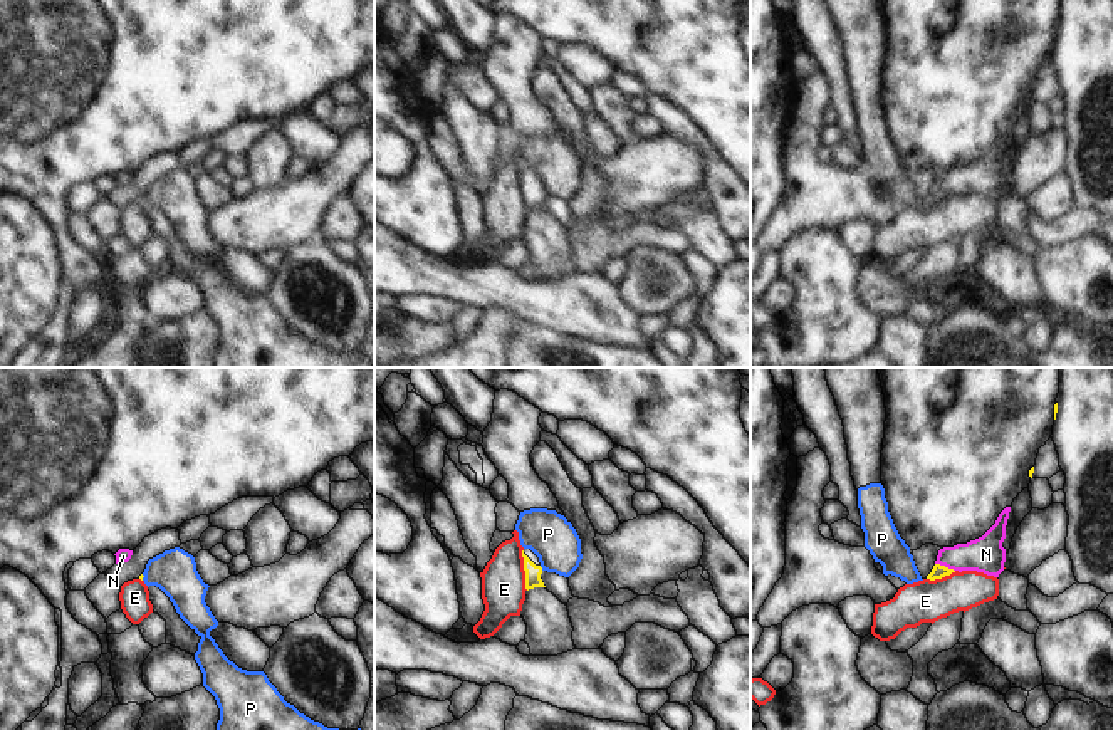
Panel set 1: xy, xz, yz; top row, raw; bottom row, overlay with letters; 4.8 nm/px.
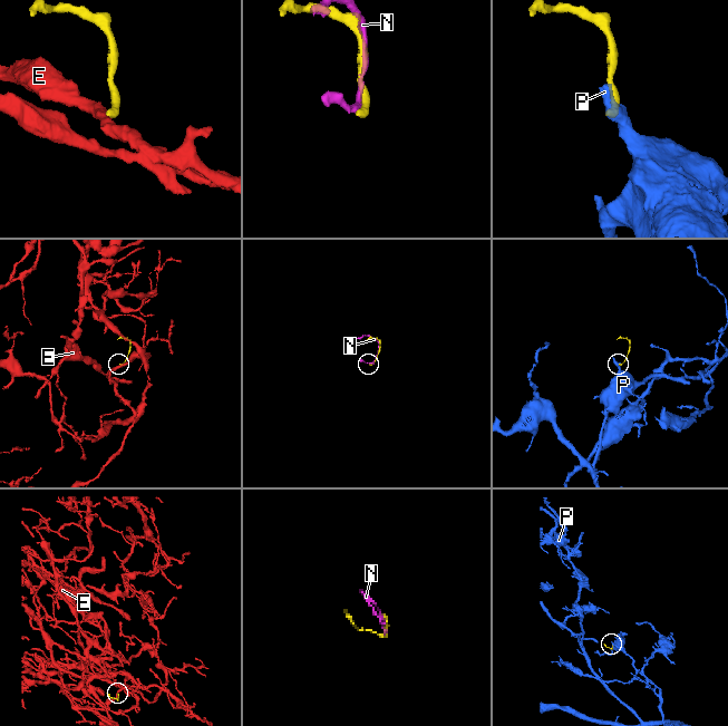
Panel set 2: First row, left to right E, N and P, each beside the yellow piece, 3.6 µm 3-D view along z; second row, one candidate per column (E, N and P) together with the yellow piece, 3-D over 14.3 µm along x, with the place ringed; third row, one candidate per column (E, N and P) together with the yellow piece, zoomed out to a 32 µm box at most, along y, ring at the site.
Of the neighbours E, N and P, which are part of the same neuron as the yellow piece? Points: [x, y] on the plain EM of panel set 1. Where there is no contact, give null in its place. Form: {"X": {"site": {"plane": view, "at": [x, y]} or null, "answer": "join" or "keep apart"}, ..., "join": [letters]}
{"E": {"site": {"plane": "xz", "at": [524, 193]}, "answer": "keep apart"}, "N": {"site": {"plane": "yz", "at": [945, 192]}, "answer": "keep apart"}, "P": {"site": {"plane": "xz", "at": [541, 192]}, "answer": "keep apart"}, "join": []}

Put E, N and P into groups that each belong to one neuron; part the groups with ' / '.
E / N / P

